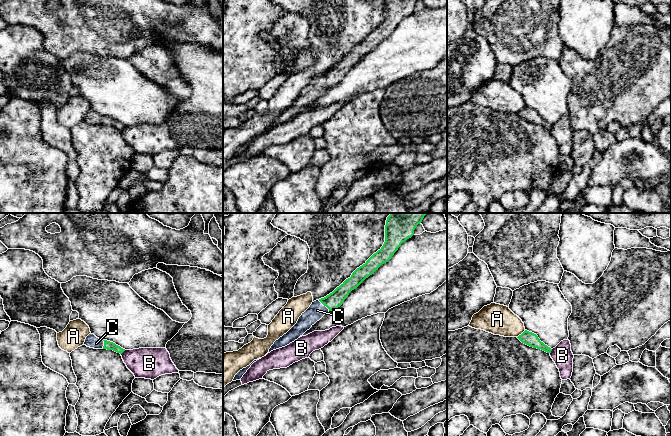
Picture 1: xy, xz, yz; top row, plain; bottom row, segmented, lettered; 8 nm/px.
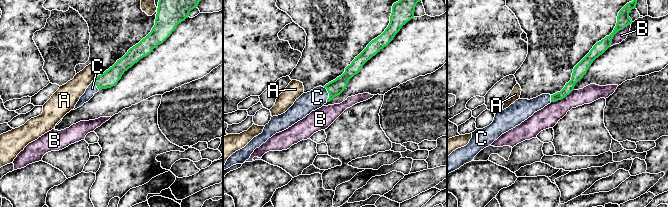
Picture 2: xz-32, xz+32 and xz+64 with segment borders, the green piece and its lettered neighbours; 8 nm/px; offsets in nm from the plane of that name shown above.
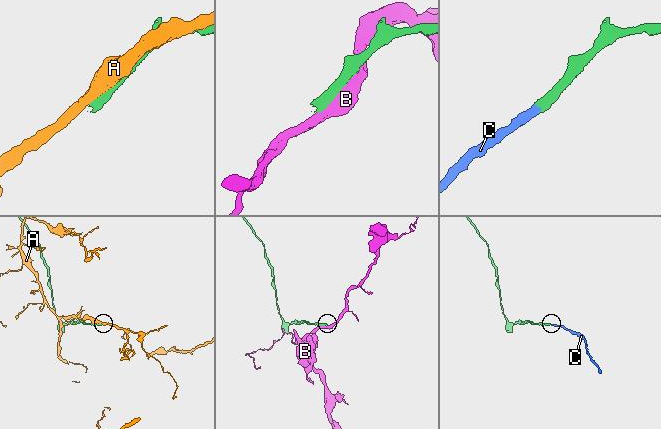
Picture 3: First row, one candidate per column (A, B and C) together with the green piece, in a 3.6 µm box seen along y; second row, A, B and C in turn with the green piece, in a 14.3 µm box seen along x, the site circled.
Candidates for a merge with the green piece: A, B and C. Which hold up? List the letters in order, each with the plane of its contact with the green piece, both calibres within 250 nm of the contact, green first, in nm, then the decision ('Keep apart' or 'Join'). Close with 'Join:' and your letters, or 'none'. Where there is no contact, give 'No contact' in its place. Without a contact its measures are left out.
A: Touches green in yz. Thickness 110 nm (green) against 240 nm. Keep apart
B: Touches green in xy. Thickness 70 nm (green) against 260 nm. Keep apart
C: Touches green in xz. Thickness 130 nm (green) against 140 nm. Join
Join: C

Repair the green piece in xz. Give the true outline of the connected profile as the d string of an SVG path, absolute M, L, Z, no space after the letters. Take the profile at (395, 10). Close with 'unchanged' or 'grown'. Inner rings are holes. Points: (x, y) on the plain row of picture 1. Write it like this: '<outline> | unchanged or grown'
M386 0L385 18L381 25L374 29L365 40L357 44L351 53L346 55L332 69L312 78L310 83L299 93L297 99L274 118L268 129L294 118L326 89L340 83L352 66L356 65L366 54L378 46L382 40L388 38L401 20L414 11L417 1Z | grown

